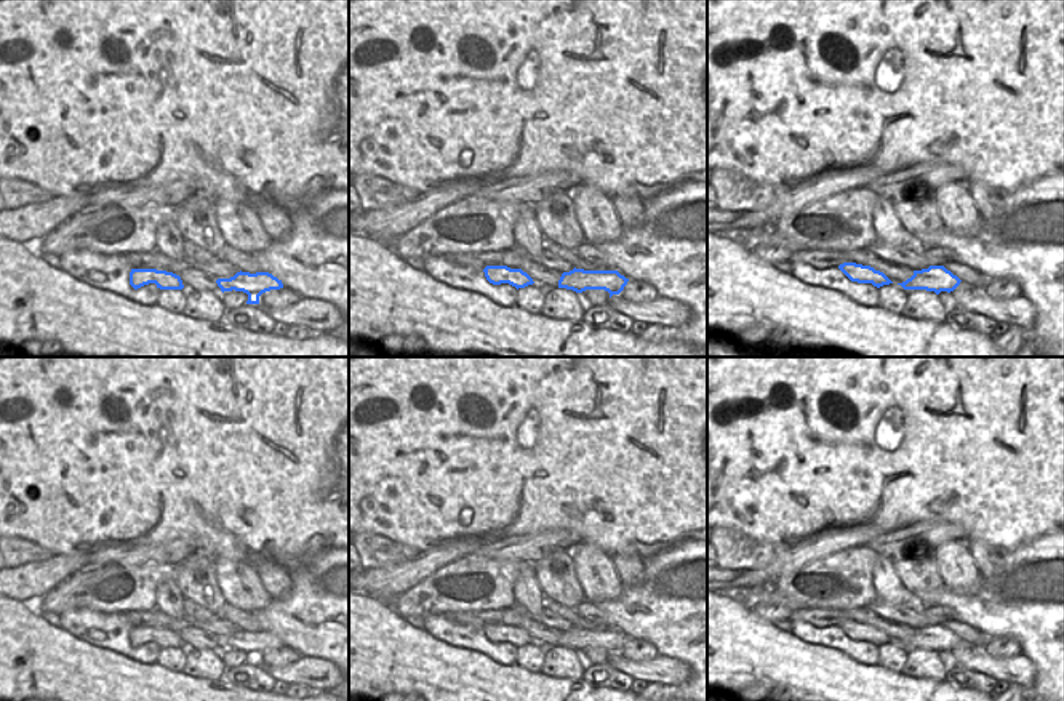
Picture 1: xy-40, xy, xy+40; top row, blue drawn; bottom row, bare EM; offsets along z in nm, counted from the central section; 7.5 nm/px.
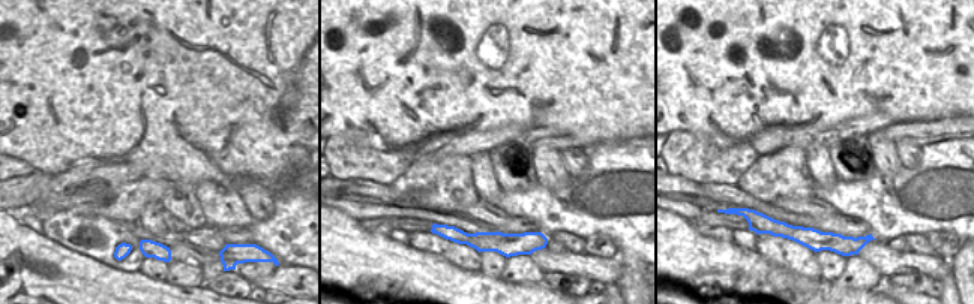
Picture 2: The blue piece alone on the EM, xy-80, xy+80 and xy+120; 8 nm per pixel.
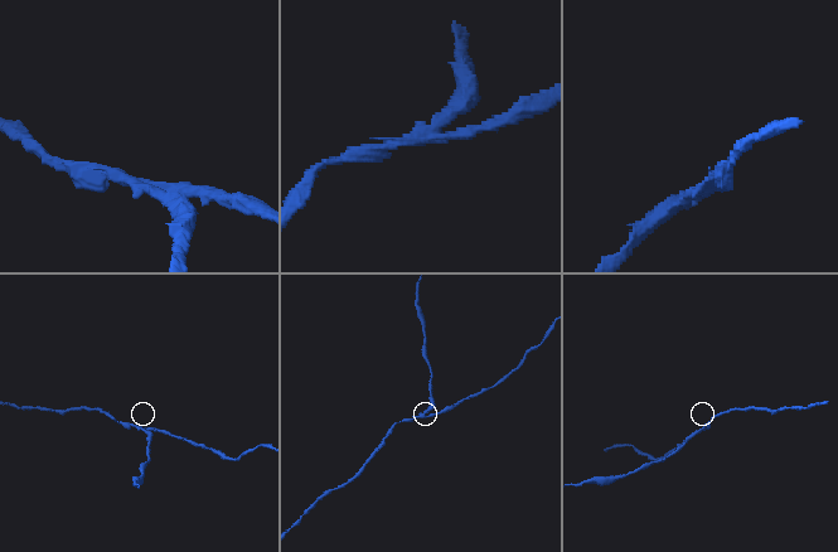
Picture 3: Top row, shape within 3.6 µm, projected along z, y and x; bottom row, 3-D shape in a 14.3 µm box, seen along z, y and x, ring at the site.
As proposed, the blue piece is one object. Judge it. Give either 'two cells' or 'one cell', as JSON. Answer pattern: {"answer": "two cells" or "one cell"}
{"answer": "two cells"}

